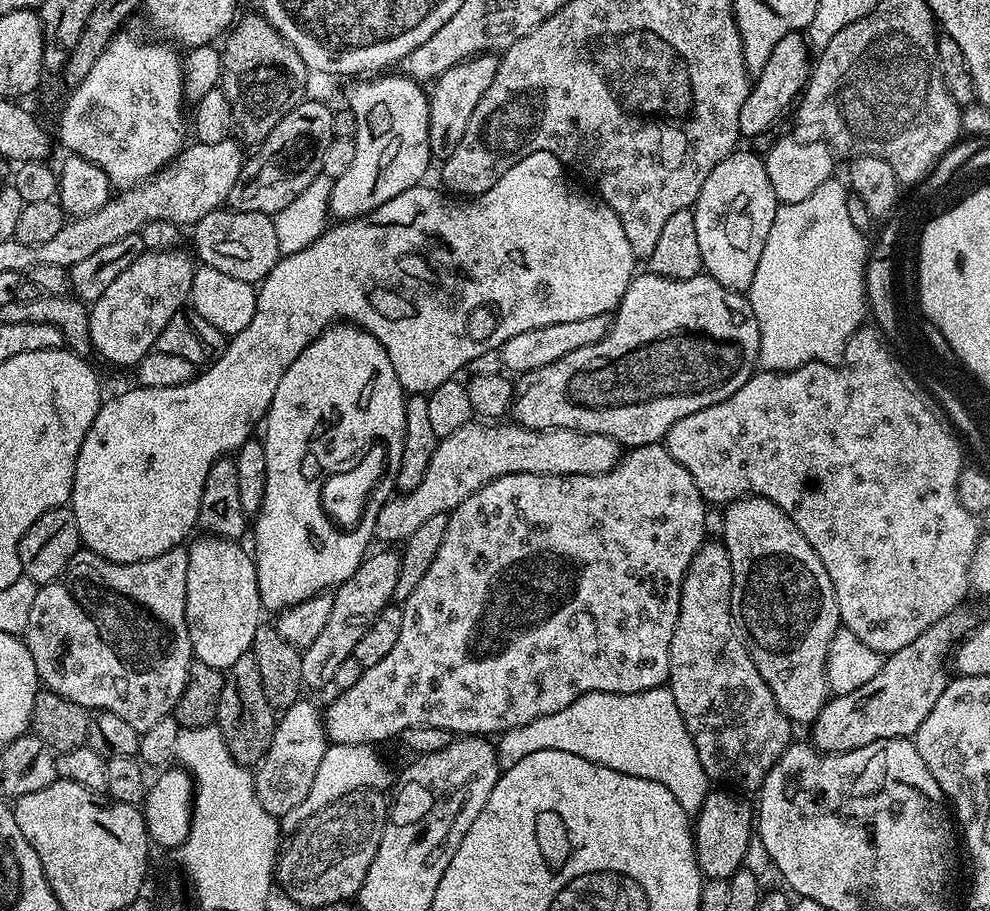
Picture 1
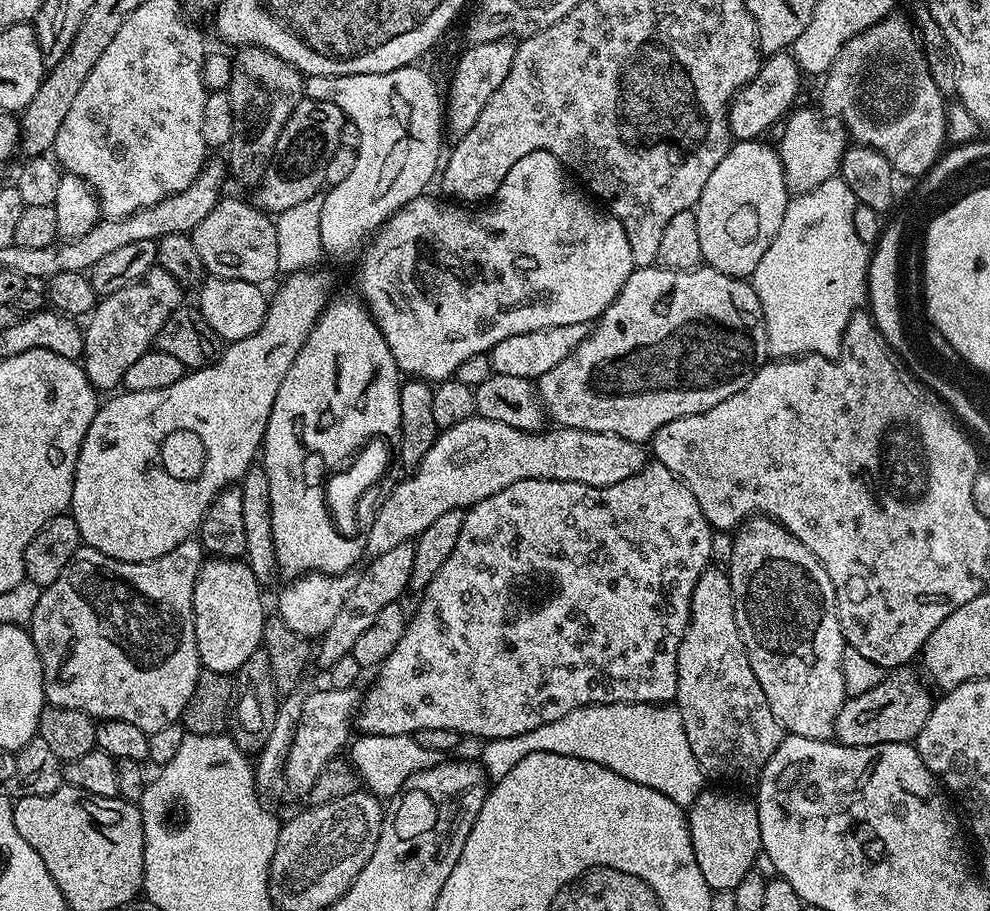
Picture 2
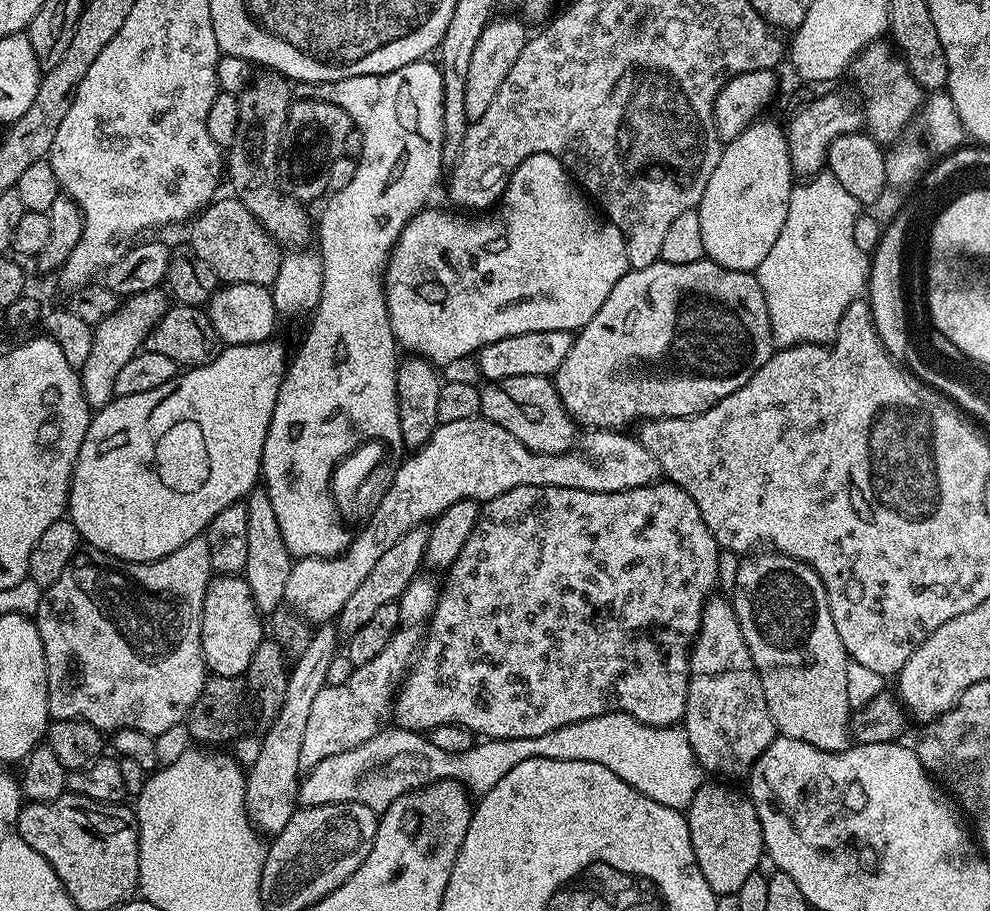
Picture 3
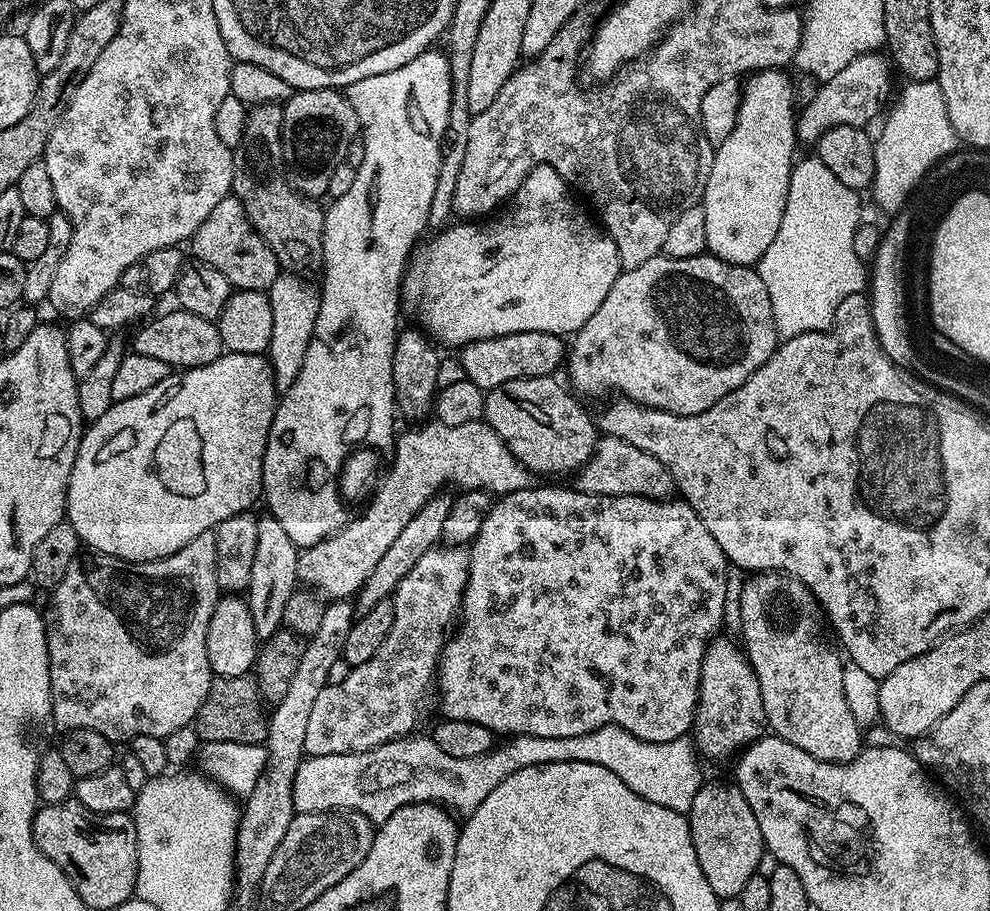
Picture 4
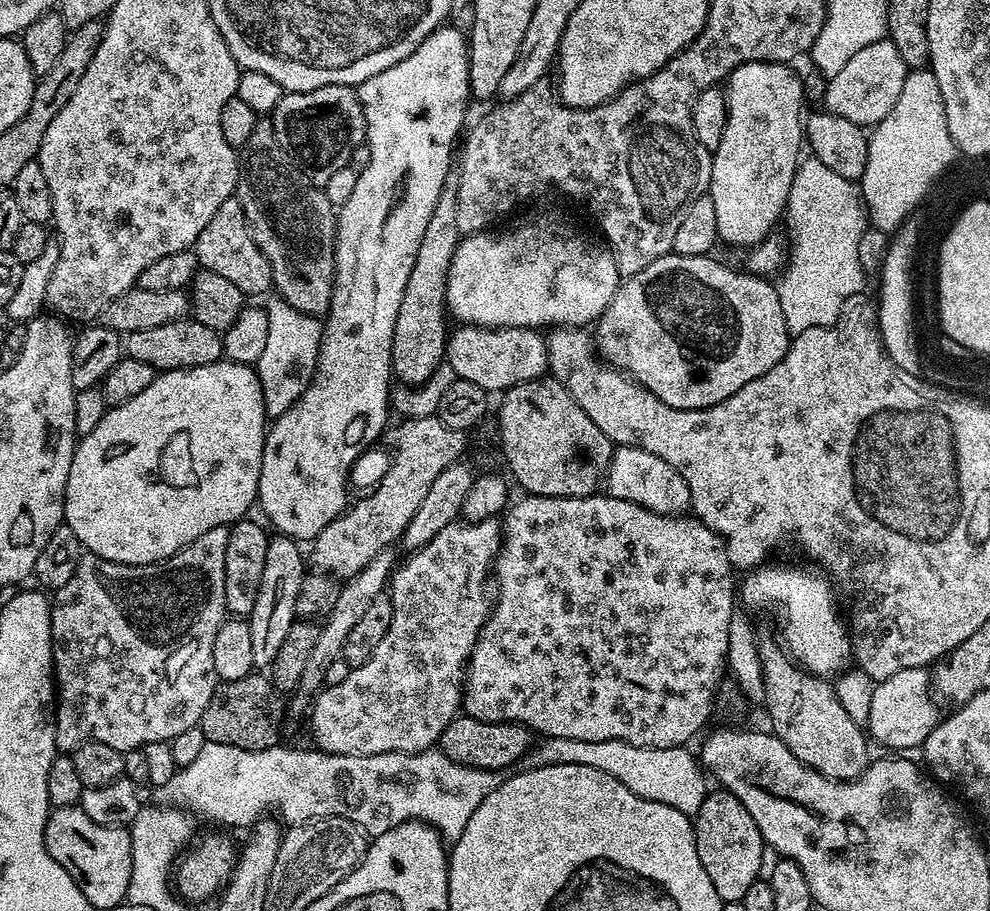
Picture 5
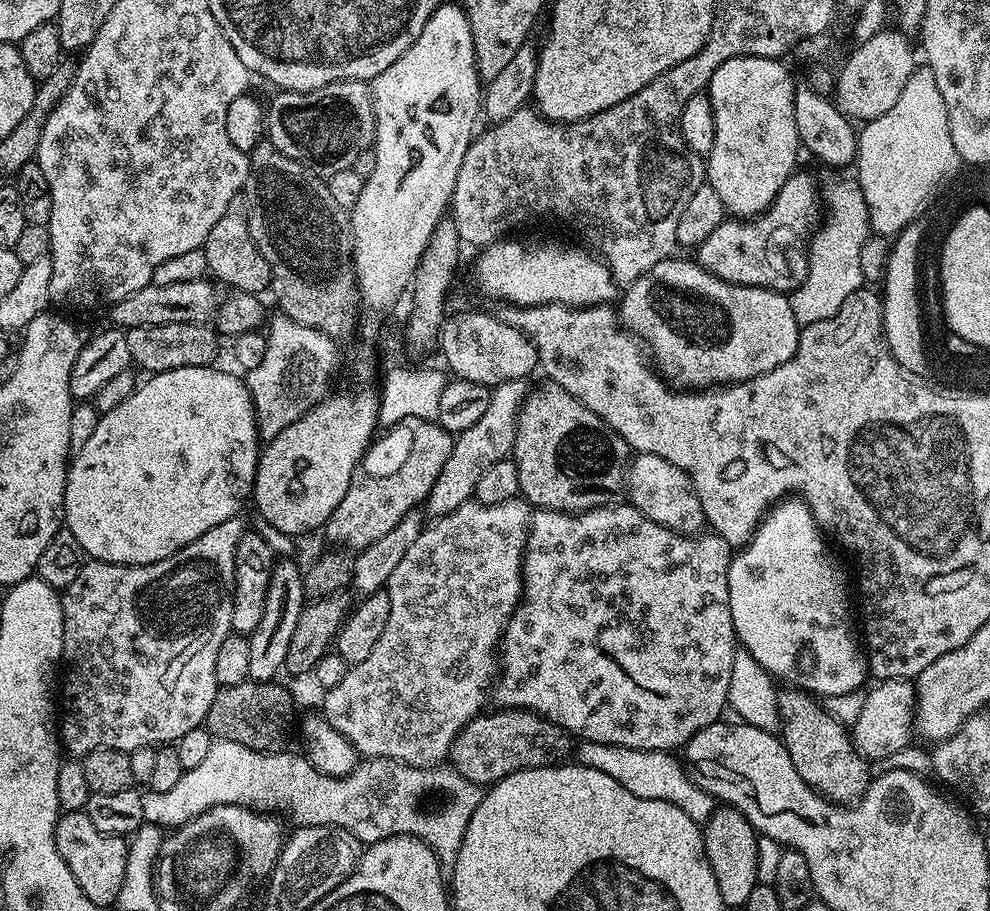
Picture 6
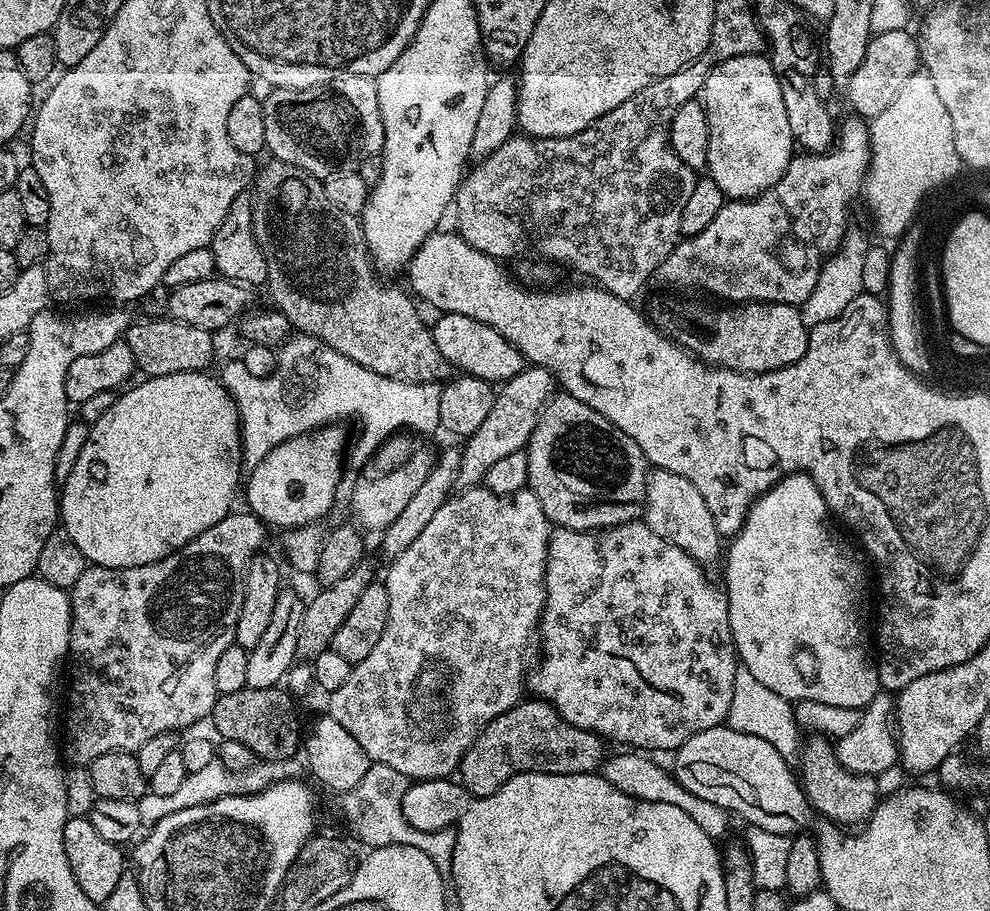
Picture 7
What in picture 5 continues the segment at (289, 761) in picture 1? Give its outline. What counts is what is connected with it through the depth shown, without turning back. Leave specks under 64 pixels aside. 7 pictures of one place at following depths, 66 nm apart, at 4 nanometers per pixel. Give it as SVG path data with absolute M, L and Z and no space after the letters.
M499 519L477 524L457 522L438 530L426 546L411 553L408 561L393 571L390 595L394 618L378 650L362 666L351 669L338 686L327 686L311 705L315 747L334 756L369 756L387 752L426 752L439 745L442 730L462 708L462 693L468 656L490 611L490 573L502 543Z

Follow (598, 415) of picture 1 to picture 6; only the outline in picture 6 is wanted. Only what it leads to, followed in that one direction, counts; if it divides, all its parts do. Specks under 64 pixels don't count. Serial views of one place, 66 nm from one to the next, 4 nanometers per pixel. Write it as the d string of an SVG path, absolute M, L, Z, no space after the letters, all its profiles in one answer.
M669 258L658 262L658 266L650 266L642 278L623 289L618 300L621 325L642 342L650 356L652 351L651 359L655 367L671 387L677 390L707 390L740 384L794 358L802 325L794 318L791 299L785 293L758 286L731 284L710 274L695 259L676 259Z

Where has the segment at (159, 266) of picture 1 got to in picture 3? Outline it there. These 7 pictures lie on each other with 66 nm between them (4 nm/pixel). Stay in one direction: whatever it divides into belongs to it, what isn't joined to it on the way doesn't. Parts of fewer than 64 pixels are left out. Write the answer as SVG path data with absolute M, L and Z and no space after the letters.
M151 288L142 294L134 294L120 302L108 317L92 329L94 346L90 346L90 355L86 362L78 369L82 394L86 398L89 409L99 410L116 399L114 394L114 378L122 371L122 366L134 358L134 354L141 351L144 340L154 330L154 326L162 319L170 307L170 296L160 288Z

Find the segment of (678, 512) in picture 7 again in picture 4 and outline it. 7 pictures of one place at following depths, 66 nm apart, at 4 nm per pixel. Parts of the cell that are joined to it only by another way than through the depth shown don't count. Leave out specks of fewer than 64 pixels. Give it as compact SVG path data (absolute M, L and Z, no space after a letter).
M613 436L597 439L595 454L586 461L575 480L576 491L589 492L595 496L645 496L651 500L667 500L674 492L670 470L666 470L666 466L662 466L654 454L646 454L646 450L638 450L638 446L630 446L630 442L622 442Z

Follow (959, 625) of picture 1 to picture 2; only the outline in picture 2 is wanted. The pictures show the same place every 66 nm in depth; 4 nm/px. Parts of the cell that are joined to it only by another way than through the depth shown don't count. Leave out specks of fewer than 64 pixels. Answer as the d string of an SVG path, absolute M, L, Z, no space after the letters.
M905 666L889 671L884 679L878 682L878 686L874 686L874 690L848 696L842 710L838 710L835 743L851 748L865 748L915 741L922 726L926 726L926 718L930 718L934 696L924 689L925 681L919 675L916 677L910 669L911 667Z

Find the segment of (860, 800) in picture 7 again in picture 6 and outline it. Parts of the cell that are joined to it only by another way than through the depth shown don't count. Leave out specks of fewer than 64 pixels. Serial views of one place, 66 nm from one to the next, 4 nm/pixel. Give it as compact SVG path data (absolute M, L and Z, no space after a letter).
M797 687L780 692L782 739L794 770L802 774L806 783L827 800L846 806L863 797L874 776L868 773L869 761L856 751L849 729L833 718L827 707L816 704L817 697Z

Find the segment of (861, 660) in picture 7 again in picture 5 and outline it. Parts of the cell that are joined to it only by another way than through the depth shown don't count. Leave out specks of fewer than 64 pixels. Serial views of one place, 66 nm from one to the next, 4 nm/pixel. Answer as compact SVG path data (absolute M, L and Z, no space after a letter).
M784 564L768 567L757 566L745 575L748 577L738 588L743 607L748 610L773 608L780 632L784 635L783 647L801 668L813 676L832 678L845 671L852 660L852 642L841 613L838 608L836 613L832 605L834 588L827 575L819 571L807 572L804 568L787 568Z

